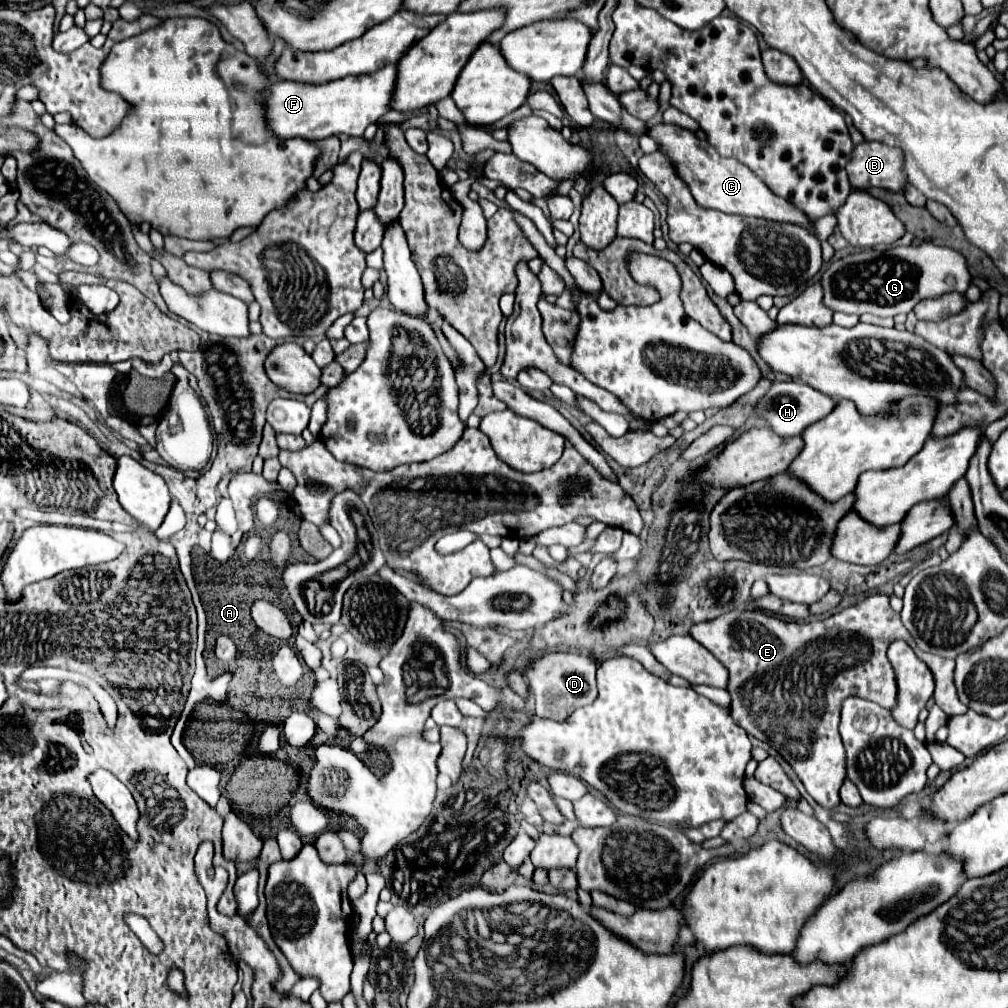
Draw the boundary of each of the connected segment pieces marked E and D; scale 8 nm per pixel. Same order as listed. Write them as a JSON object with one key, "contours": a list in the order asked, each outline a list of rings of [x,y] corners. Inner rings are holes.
{"contours":[[[[872,594],[866,600],[838,612],[838,626],[830,626],[828,620],[818,620],[818,634],[810,632],[810,624],[784,622],[762,610],[732,610],[716,620],[692,626],[690,636],[704,648],[708,648],[728,668],[728,692],[732,696],[730,716],[734,718],[734,722],[742,726],[750,736],[756,736],[778,750],[790,762],[798,778],[804,782],[808,794],[818,804],[822,804],[824,808],[838,806],[838,790],[846,780],[844,744],[838,732],[842,702],[854,694],[858,698],[876,702],[882,708],[892,708],[894,678],[892,666],[886,658],[886,648],[898,638],[912,640],[912,636],[900,622],[900,614],[890,608],[888,596]],[[808,646],[812,646],[812,650],[820,650],[818,646],[822,646],[822,660],[812,660],[810,668],[804,660],[800,660],[798,668],[790,668],[792,662],[796,662],[796,654],[800,654],[800,650],[806,650]]],[[[572,652],[544,654],[540,660],[530,664],[526,676],[534,690],[536,716],[540,716],[540,718],[552,718],[556,722],[562,722],[564,718],[568,718],[568,714],[572,714],[572,710],[590,706],[598,694],[596,662],[584,654],[572,654]]]]}

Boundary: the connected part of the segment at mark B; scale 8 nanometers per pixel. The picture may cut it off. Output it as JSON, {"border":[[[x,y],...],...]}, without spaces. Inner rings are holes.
{"border":[[[862,142],[854,146],[848,178],[854,190],[884,188],[902,194],[906,188],[904,154],[882,142]]]}

